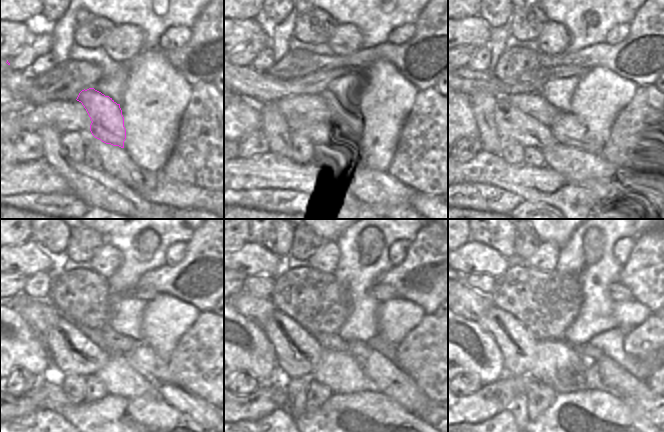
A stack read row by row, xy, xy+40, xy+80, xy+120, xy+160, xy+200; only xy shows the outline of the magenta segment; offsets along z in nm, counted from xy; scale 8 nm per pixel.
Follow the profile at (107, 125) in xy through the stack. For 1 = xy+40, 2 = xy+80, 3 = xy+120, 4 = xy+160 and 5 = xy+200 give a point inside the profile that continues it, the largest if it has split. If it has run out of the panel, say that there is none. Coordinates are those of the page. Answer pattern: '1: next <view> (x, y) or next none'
1: next xy+40 (336, 122)
2: next xy+80 (563, 130)
3: next xy+120 (143, 359)
4: next xy+160 (392, 381)
5: next xy+200 (620, 382)

